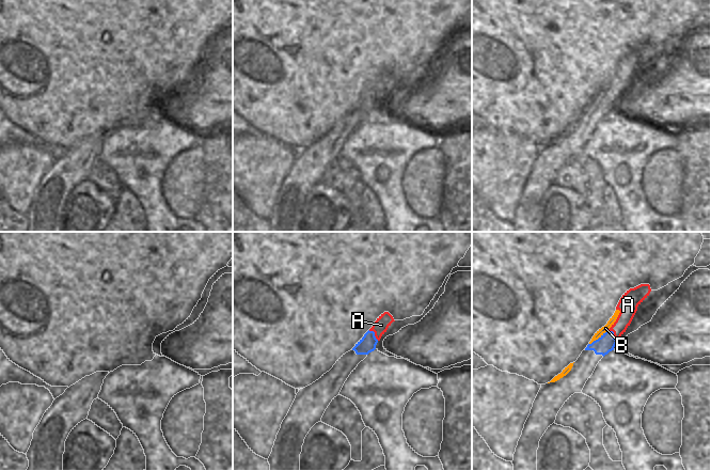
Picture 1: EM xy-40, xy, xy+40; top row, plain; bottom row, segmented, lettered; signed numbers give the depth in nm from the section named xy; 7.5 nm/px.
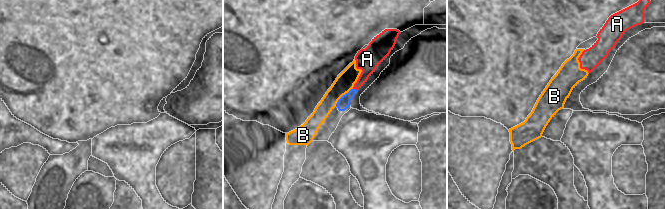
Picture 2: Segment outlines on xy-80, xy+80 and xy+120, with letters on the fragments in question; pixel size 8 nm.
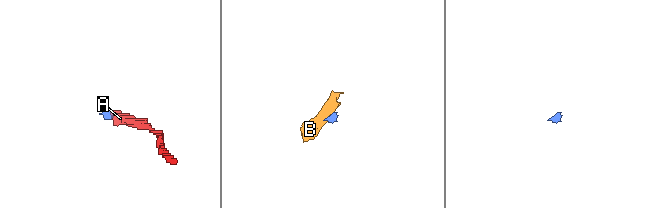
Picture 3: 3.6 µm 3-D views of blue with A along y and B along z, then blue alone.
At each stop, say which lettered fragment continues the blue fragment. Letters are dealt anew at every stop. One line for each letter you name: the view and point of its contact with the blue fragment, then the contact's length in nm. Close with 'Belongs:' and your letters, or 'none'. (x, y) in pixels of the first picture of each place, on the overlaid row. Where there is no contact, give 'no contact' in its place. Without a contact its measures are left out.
Belongs: none

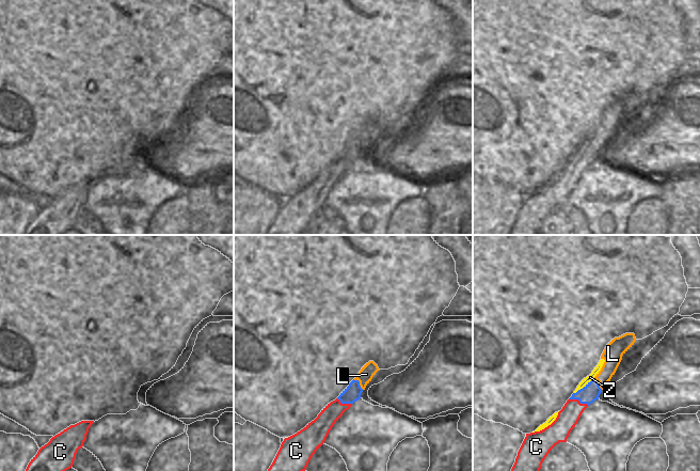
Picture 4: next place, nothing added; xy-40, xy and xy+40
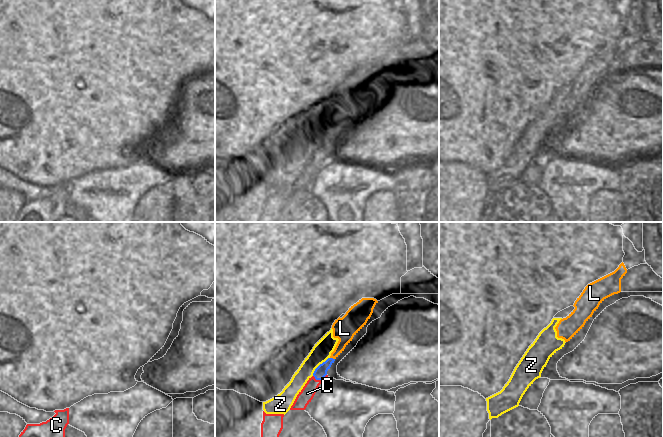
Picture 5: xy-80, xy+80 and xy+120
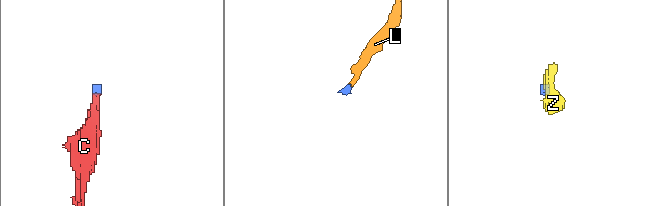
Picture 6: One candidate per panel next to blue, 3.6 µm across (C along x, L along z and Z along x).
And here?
C: contact xy+40 (578, 399); length 160 nm
Belongs: C

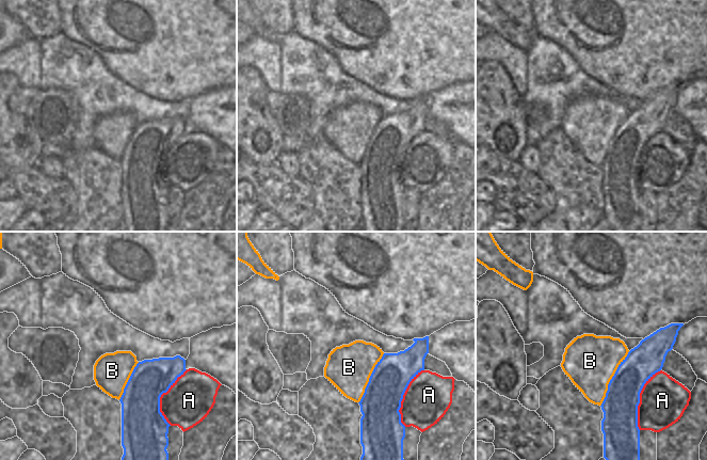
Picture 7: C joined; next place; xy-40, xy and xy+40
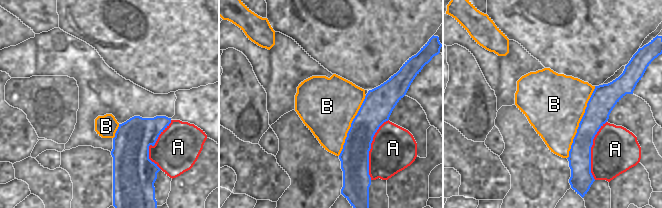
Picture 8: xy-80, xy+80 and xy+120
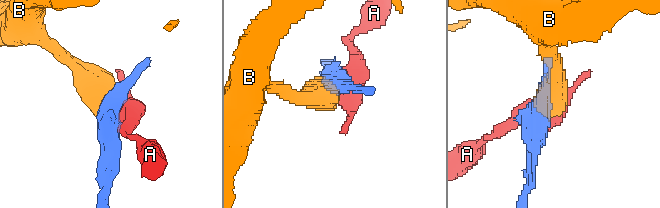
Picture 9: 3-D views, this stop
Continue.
Belongs: none

